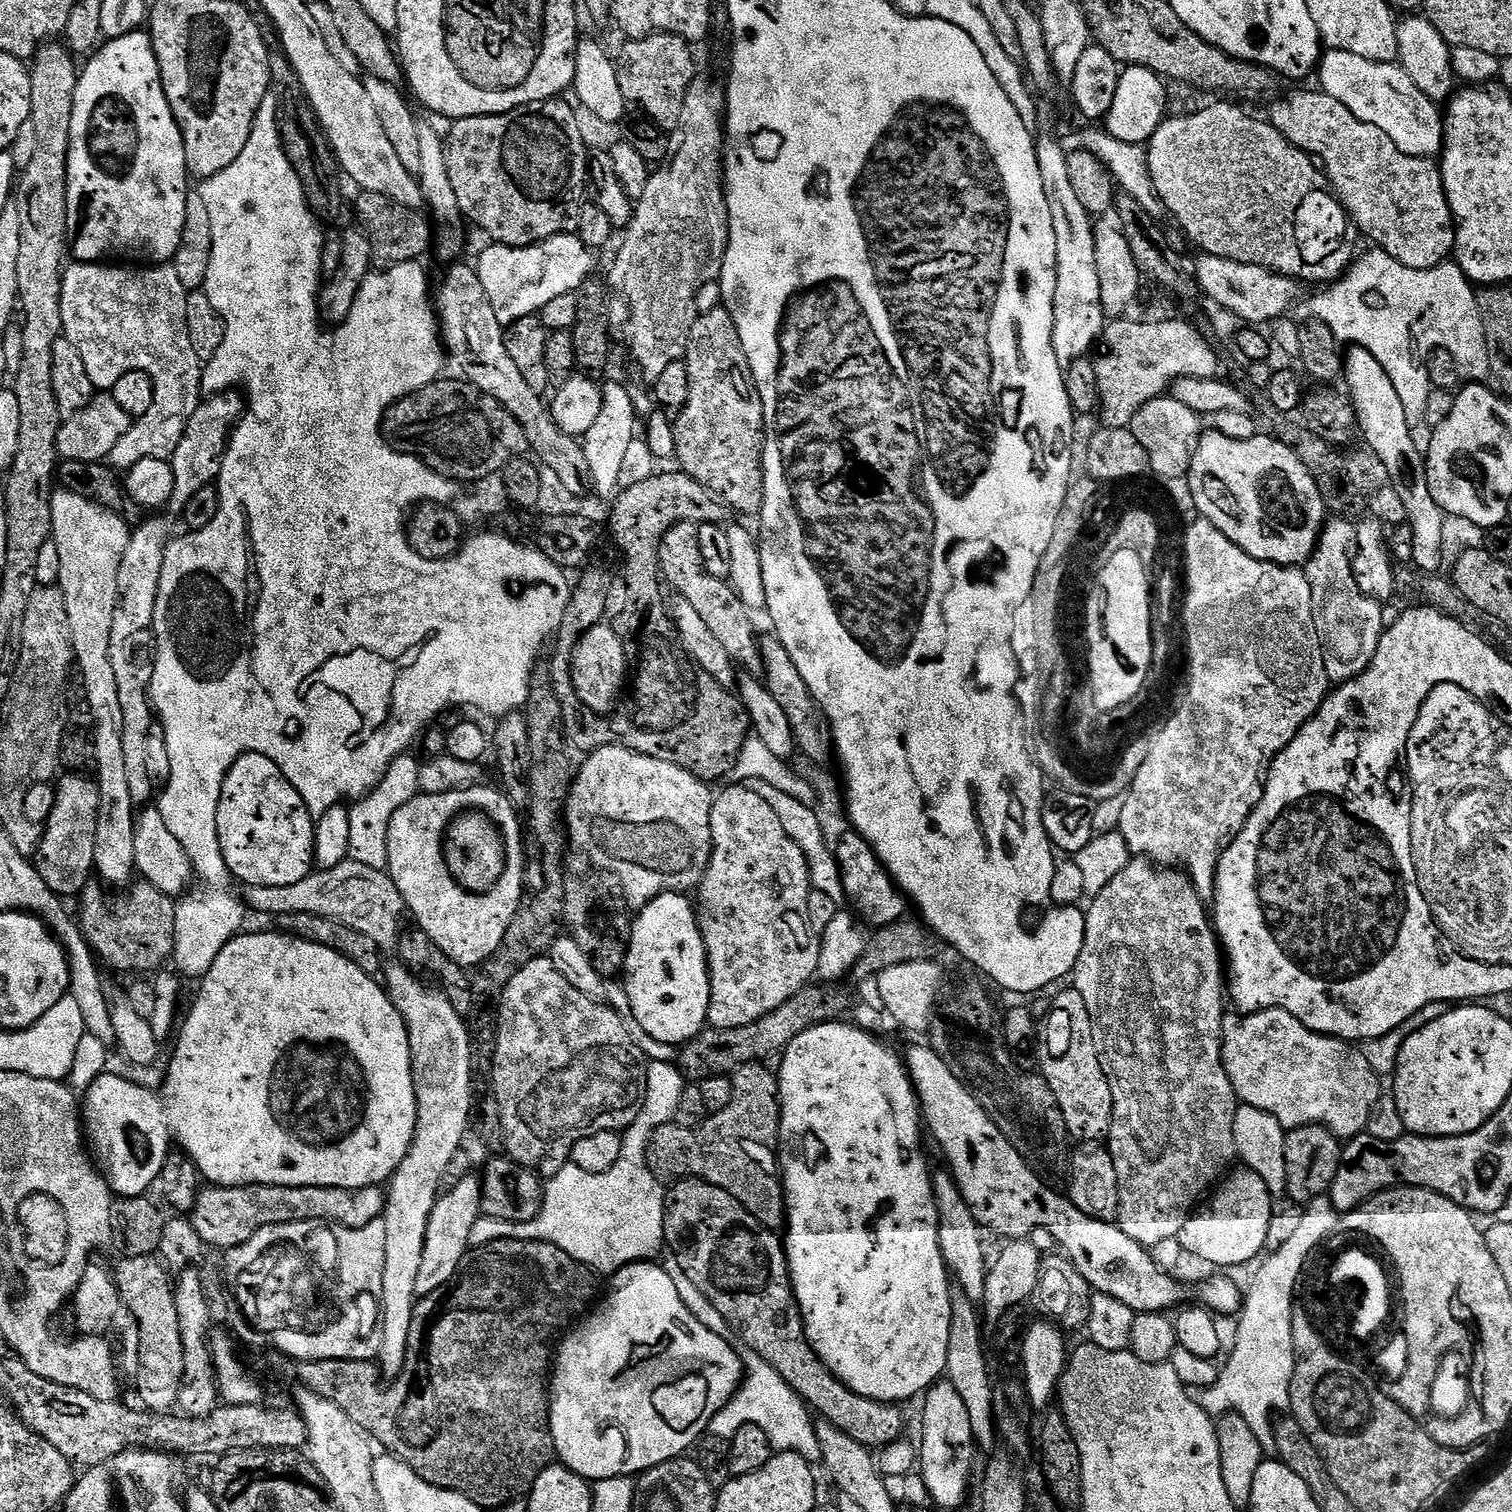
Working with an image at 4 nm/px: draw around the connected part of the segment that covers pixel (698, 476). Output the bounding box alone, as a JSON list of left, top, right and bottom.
[673,306,764,517]

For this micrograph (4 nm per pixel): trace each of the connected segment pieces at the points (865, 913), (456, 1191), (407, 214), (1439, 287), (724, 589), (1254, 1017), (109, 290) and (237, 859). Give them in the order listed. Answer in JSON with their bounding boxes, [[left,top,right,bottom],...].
[[834,830,908,930],[414,1176,482,1297],[355,191,434,269],[1294,250,1488,428],[659,522,764,674],[1222,1008,1382,1138],[62,262,202,470],[218,752,316,886]]

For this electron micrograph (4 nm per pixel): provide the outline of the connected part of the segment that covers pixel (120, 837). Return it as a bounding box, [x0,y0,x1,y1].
[51,488,136,887]

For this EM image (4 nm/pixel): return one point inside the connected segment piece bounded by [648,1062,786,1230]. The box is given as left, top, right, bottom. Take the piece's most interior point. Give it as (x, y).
(736, 1149)

